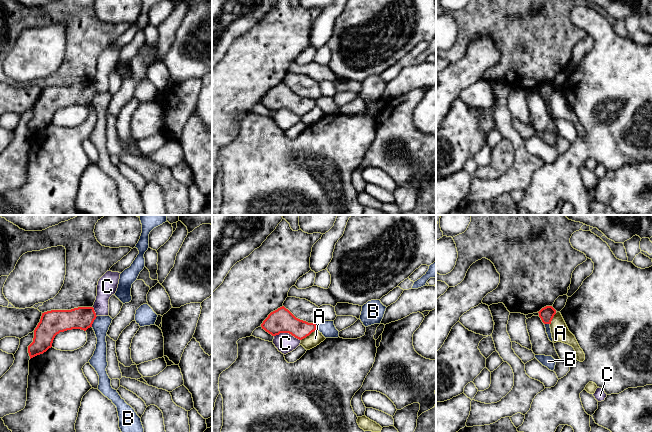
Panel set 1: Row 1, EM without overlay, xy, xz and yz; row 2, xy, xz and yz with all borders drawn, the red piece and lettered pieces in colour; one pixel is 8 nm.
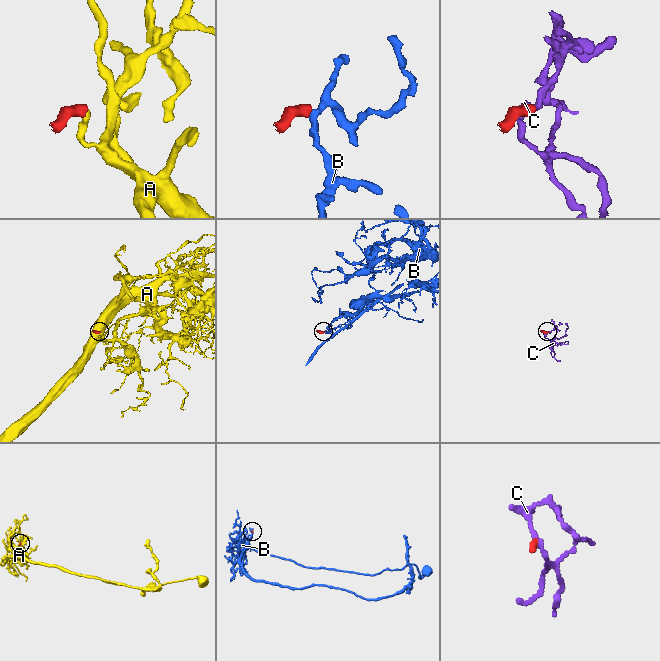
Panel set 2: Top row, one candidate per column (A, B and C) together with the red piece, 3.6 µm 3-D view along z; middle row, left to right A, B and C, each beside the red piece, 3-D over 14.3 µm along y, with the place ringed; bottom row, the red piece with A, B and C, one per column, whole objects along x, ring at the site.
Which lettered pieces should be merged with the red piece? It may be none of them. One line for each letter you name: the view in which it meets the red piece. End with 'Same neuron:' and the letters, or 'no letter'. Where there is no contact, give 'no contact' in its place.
Same neuron: no letter

